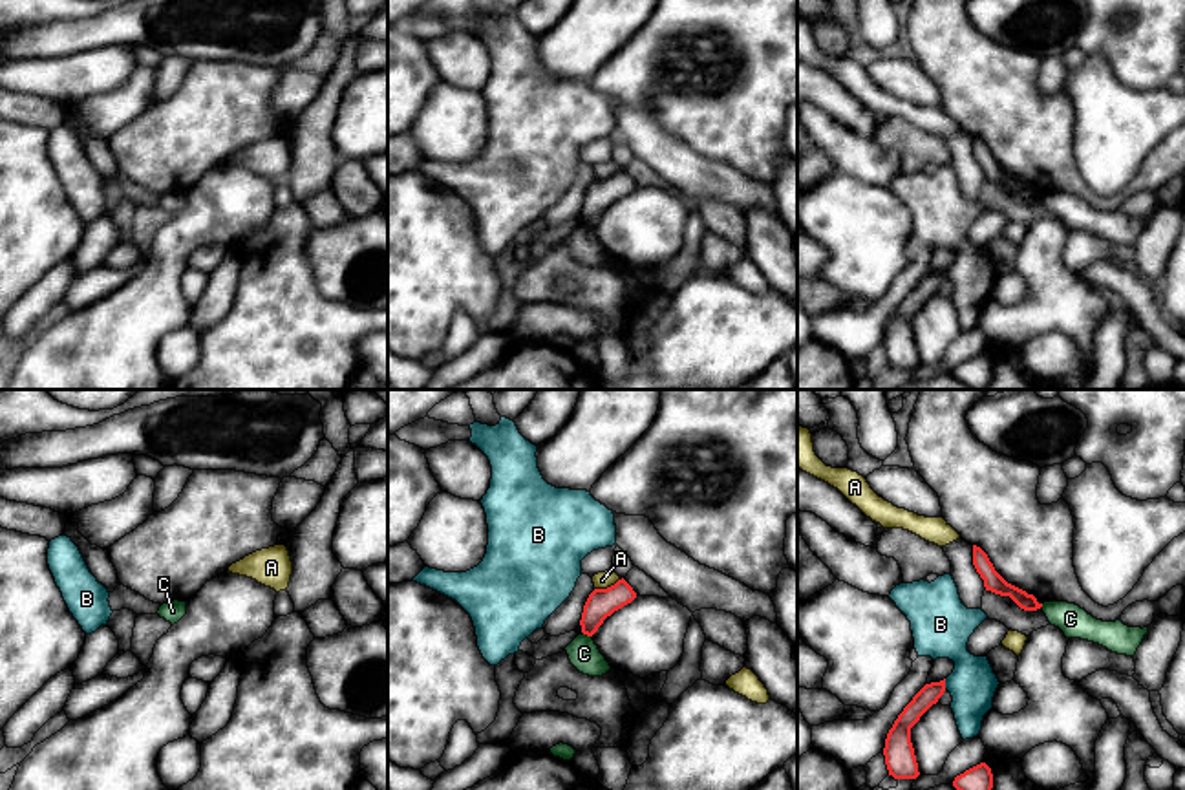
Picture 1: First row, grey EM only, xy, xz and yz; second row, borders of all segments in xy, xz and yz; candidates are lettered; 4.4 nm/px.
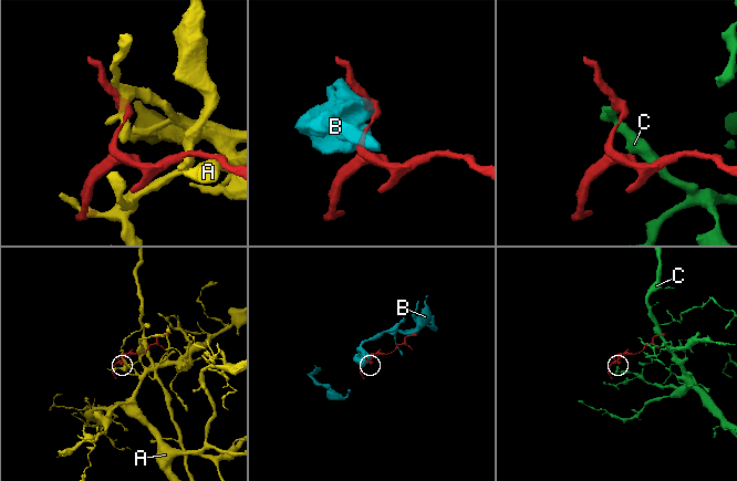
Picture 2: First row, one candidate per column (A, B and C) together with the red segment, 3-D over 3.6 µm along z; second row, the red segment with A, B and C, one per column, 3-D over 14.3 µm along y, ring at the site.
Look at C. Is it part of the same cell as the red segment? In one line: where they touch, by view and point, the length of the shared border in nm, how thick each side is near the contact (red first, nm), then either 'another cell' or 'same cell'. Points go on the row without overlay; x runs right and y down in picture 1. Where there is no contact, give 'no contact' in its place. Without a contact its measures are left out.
xz (587, 225) | 50 nm | 130/140 nm | another cell

